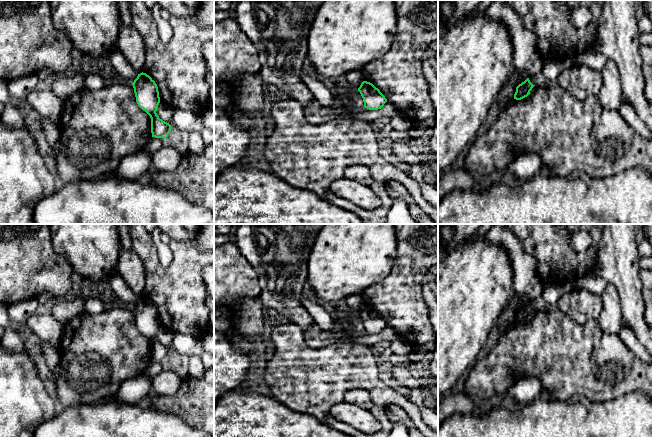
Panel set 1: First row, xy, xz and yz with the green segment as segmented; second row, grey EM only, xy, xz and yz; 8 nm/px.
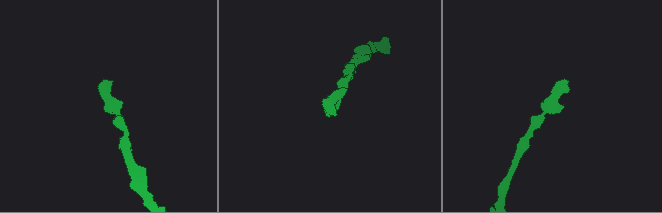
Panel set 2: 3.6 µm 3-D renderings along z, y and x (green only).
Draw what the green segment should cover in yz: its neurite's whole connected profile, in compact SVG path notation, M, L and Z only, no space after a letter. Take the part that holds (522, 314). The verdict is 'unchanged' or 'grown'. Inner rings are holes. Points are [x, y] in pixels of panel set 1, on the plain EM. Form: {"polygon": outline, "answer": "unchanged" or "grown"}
{"polygon": "M527 302L524 306L522 306L521 308L519 308L516 311L514 323L521 324L521 323L527 321L534 310L535 309L533 309L530 306L529 302Z", "answer": "unchanged"}

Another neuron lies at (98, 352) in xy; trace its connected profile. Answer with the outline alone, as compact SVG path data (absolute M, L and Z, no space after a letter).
M122 304L105 308L99 314L82 311L64 325L58 349L60 361L58 371L53 374L53 382L65 408L112 400L122 382L144 374L152 362L150 340L138 330L132 307Z

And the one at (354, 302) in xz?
M361 294L350 295L346 298L348 310L346 313L358 314L361 307L364 305L364 300Z

